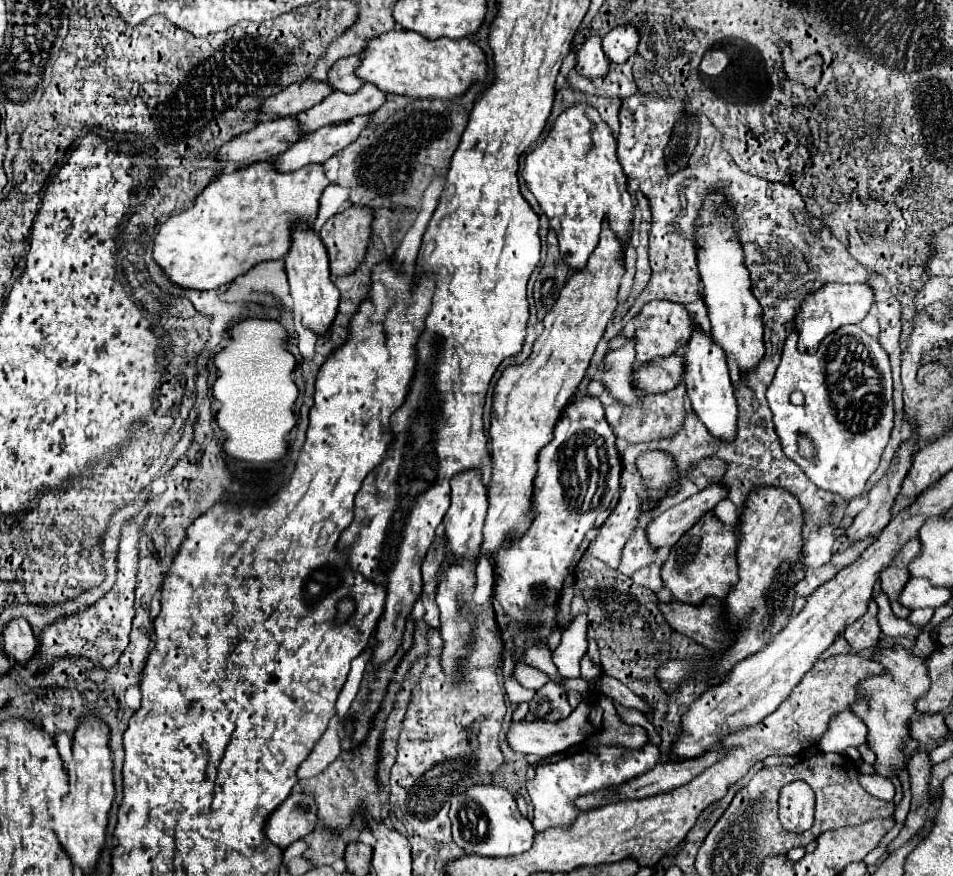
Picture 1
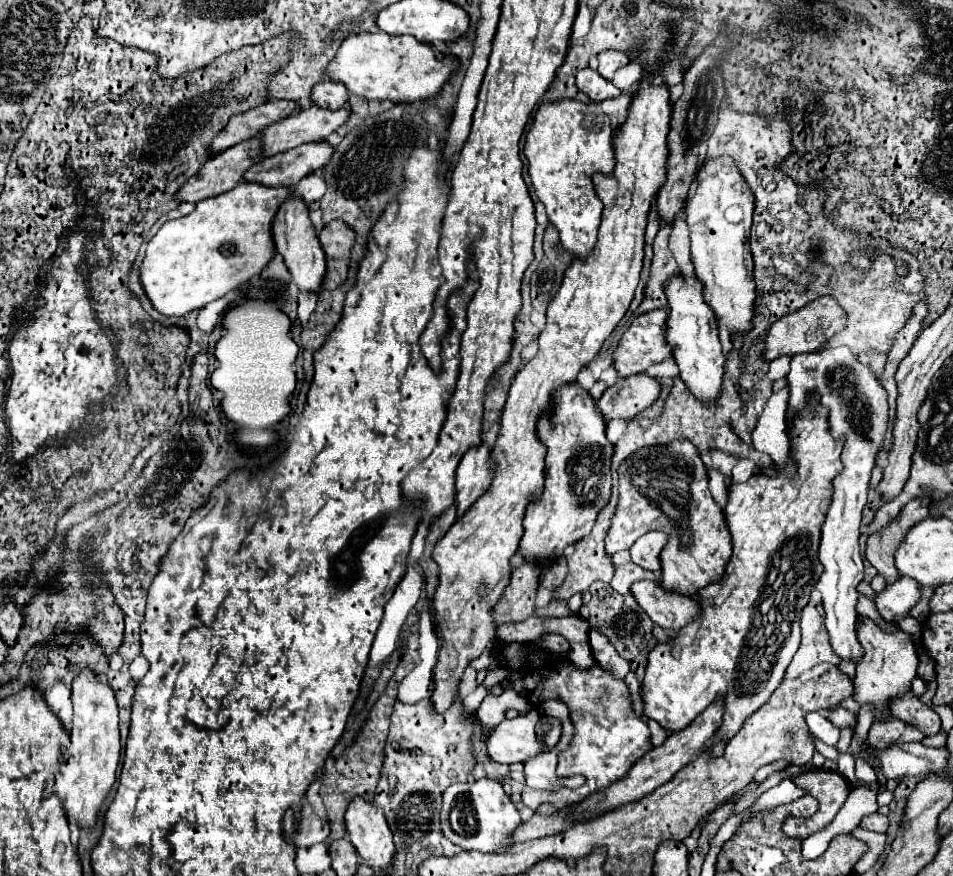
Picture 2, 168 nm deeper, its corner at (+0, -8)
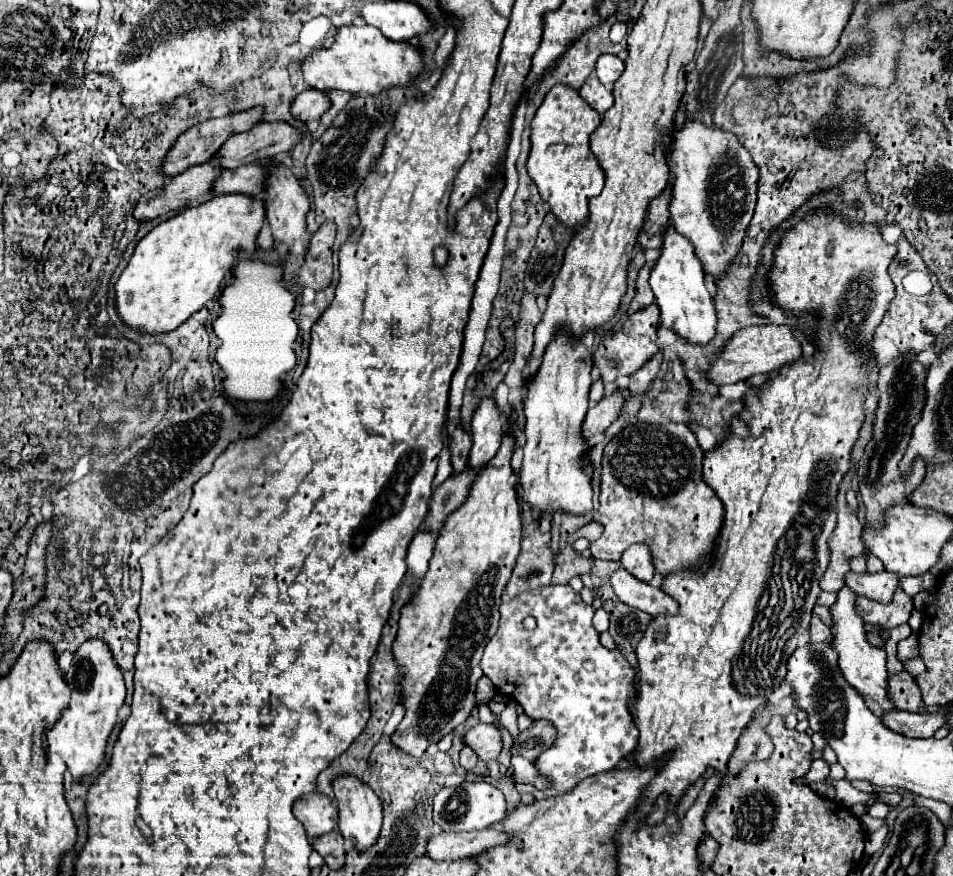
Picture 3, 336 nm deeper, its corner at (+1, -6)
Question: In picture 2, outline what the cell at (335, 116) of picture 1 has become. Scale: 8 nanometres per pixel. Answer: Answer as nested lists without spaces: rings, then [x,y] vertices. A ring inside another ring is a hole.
[[[311,106],[309,110],[301,110],[261,132],[261,138],[265,142],[263,154],[273,156],[307,142],[325,140],[331,132],[341,128],[349,116],[349,108],[321,110],[321,106]]]

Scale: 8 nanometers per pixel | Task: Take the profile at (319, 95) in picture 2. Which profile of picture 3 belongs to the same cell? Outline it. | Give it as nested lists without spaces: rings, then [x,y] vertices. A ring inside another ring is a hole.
[[[306,90],[306,92],[296,96],[290,112],[300,122],[312,122],[312,120],[320,120],[320,116],[328,110],[328,106],[330,106],[330,100],[324,92]]]

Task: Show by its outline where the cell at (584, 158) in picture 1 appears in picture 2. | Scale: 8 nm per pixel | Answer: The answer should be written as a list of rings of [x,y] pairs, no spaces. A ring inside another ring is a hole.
[[[561,100],[555,104],[543,104],[535,114],[535,124],[527,134],[523,152],[529,162],[529,178],[533,182],[535,194],[545,206],[549,222],[559,230],[563,248],[573,256],[589,256],[593,252],[593,244],[597,242],[597,224],[601,222],[601,208],[603,208],[601,200],[595,194],[593,176],[597,172],[609,176],[615,166],[613,128],[609,124],[609,118],[595,102],[583,104],[577,100]]]

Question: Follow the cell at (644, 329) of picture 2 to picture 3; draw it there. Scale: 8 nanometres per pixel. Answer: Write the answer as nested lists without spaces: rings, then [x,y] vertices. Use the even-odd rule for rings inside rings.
[[[650,304],[650,306],[630,314],[630,318],[622,324],[622,328],[616,334],[606,336],[598,344],[598,350],[594,352],[594,364],[600,368],[604,384],[614,382],[618,376],[634,374],[646,360],[650,360],[658,352],[658,346],[656,346],[658,320],[660,320],[660,308],[656,304]]]

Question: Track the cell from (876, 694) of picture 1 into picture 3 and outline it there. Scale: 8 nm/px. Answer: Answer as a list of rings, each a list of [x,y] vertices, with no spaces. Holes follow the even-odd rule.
[[[900,586],[888,604],[876,604],[864,596],[856,596],[856,612],[864,618],[866,624],[880,624],[882,630],[892,630],[898,624],[908,622],[912,610],[912,598]]]

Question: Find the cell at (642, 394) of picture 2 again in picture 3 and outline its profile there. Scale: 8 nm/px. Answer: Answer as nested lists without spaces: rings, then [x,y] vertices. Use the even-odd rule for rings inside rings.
[[[620,390],[612,392],[610,396],[604,396],[598,404],[594,404],[582,422],[584,440],[592,438],[594,434],[604,432],[618,418],[622,404],[624,404],[624,394]]]

